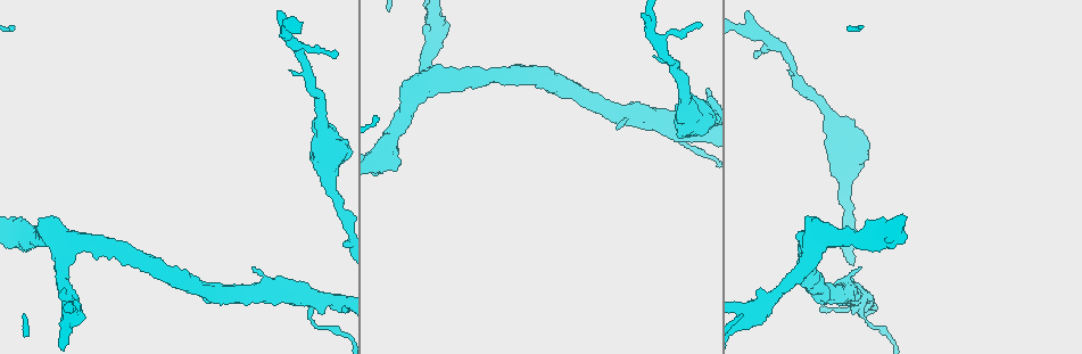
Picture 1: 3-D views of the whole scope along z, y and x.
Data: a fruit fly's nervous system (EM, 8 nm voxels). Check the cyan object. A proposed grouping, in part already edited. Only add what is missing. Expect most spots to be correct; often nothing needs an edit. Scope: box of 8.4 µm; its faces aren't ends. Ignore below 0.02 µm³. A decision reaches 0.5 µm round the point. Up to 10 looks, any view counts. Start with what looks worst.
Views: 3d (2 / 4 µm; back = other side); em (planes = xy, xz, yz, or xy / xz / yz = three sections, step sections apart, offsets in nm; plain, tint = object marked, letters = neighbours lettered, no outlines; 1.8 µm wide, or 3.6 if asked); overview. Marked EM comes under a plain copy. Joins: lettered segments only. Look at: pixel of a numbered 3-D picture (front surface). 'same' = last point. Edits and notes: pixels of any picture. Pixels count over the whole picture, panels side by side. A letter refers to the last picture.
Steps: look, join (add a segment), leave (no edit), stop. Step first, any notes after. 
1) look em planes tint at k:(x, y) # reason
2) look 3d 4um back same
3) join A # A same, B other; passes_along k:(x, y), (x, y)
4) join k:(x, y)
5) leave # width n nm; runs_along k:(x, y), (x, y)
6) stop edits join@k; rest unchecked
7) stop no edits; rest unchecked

look em xz step 16 tint at 1:(337, 56) # free end

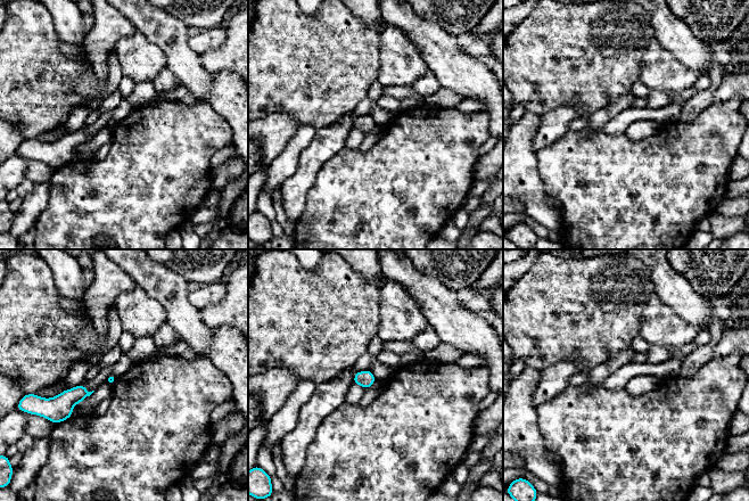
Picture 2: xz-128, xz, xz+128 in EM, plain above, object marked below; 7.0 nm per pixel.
look em planes letters same # another direction

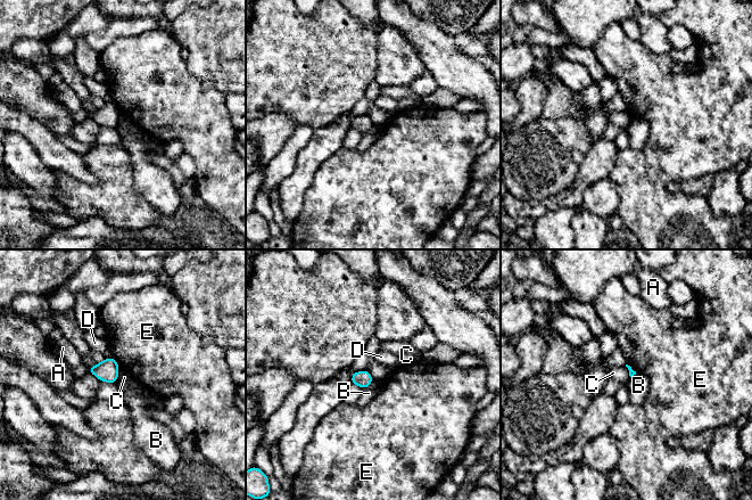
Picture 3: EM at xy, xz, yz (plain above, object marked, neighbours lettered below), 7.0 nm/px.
leave # A other, B other, C other, D other, E other; border 3:(120, 368), (116, 379); no lettered segment goes on from it

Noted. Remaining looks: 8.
look 3d 4um at 1:(279, 10) # branch stops here

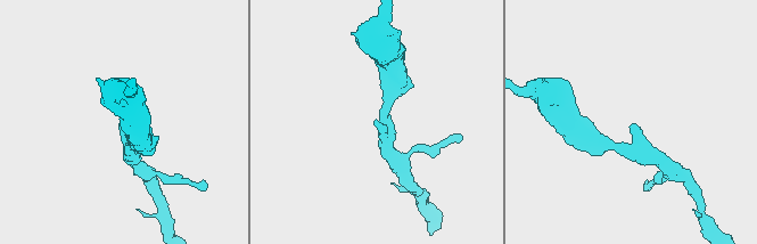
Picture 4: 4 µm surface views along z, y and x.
look em planes letters at 4:(375, 122) # now the EM

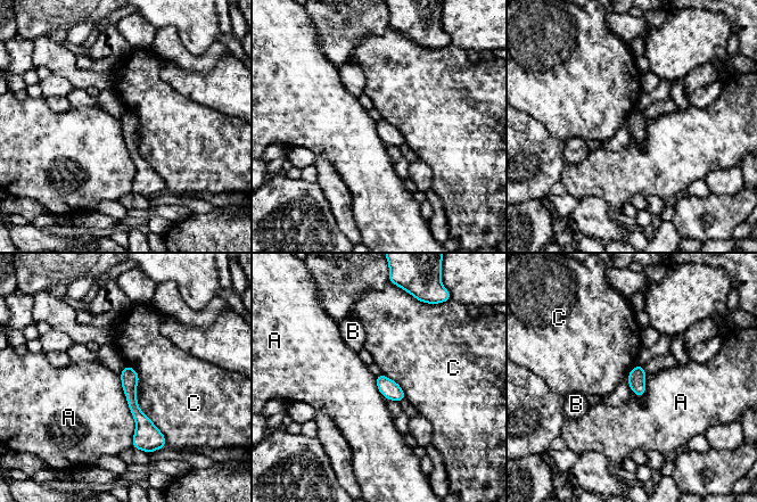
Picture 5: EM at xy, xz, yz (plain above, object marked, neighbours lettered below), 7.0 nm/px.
leave # width 130 nm; A other, B other, C other; border 5:(118, 375), (134, 421), (132, 446); none of them fits

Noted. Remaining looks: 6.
look 3d 2um at 1:(670, 125) # thick turns thin

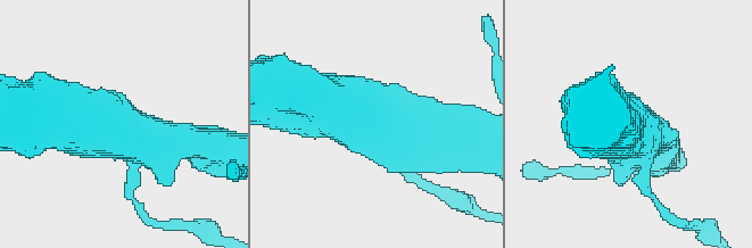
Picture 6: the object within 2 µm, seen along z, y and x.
look em planes letters at 6:(388, 133)

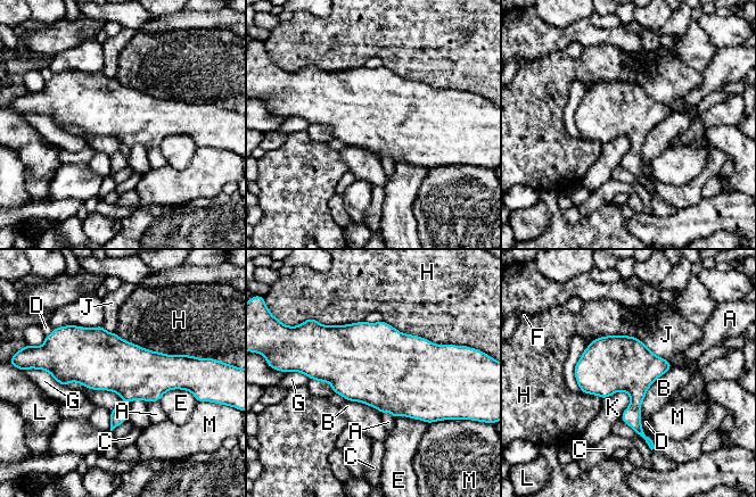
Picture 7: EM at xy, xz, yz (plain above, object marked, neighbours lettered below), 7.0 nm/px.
leave # longest_contact H 550 nm; A other, B other, C other, D other, E other, F other, G other, H other, J other, K other, L other, M other; border 7:(66, 384), (112, 390), (123, 400); no lettered segment goes on from it

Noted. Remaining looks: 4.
look 3d 2um at 1:(69, 317) # thick turns thin

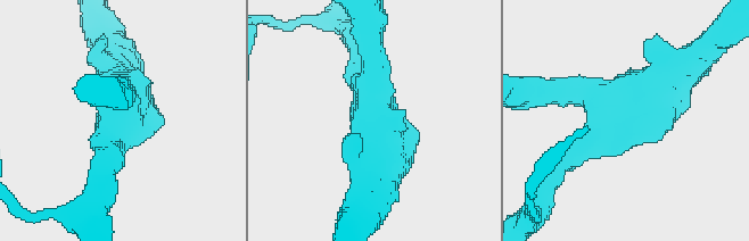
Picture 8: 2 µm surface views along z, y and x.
look em planes tint at 8:(377, 126)

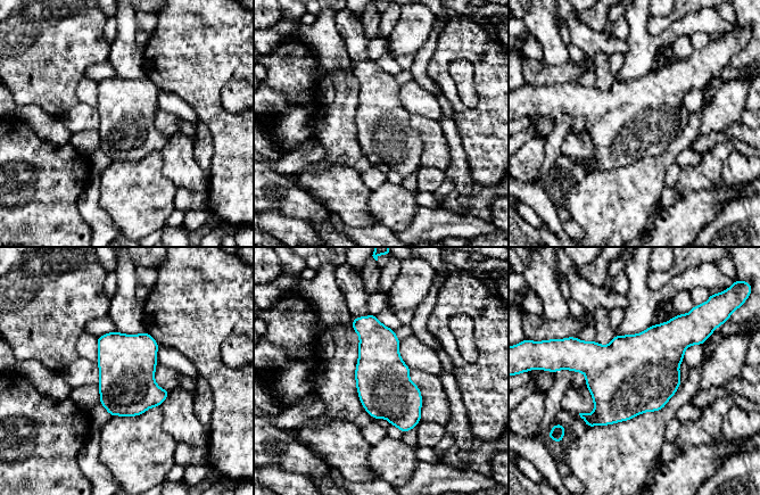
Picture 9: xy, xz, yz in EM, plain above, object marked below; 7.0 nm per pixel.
look em planes letters same

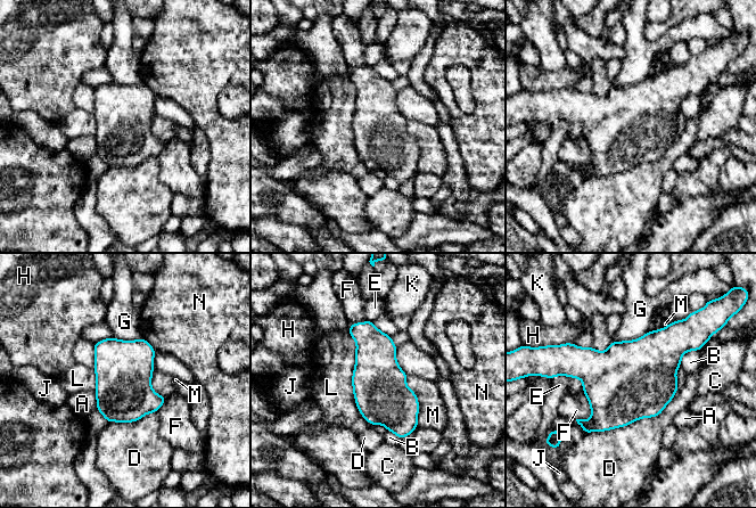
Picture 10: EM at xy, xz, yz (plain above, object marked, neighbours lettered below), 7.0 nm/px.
leave # width 380 nm; A other, B other, C other, D other, E other, F other, G other, H other, J other, K other, L other, M other, N other; border 10:(348, 330), (355, 406), (387, 429); none of them fits

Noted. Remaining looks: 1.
stop no edits; rest unchecked

